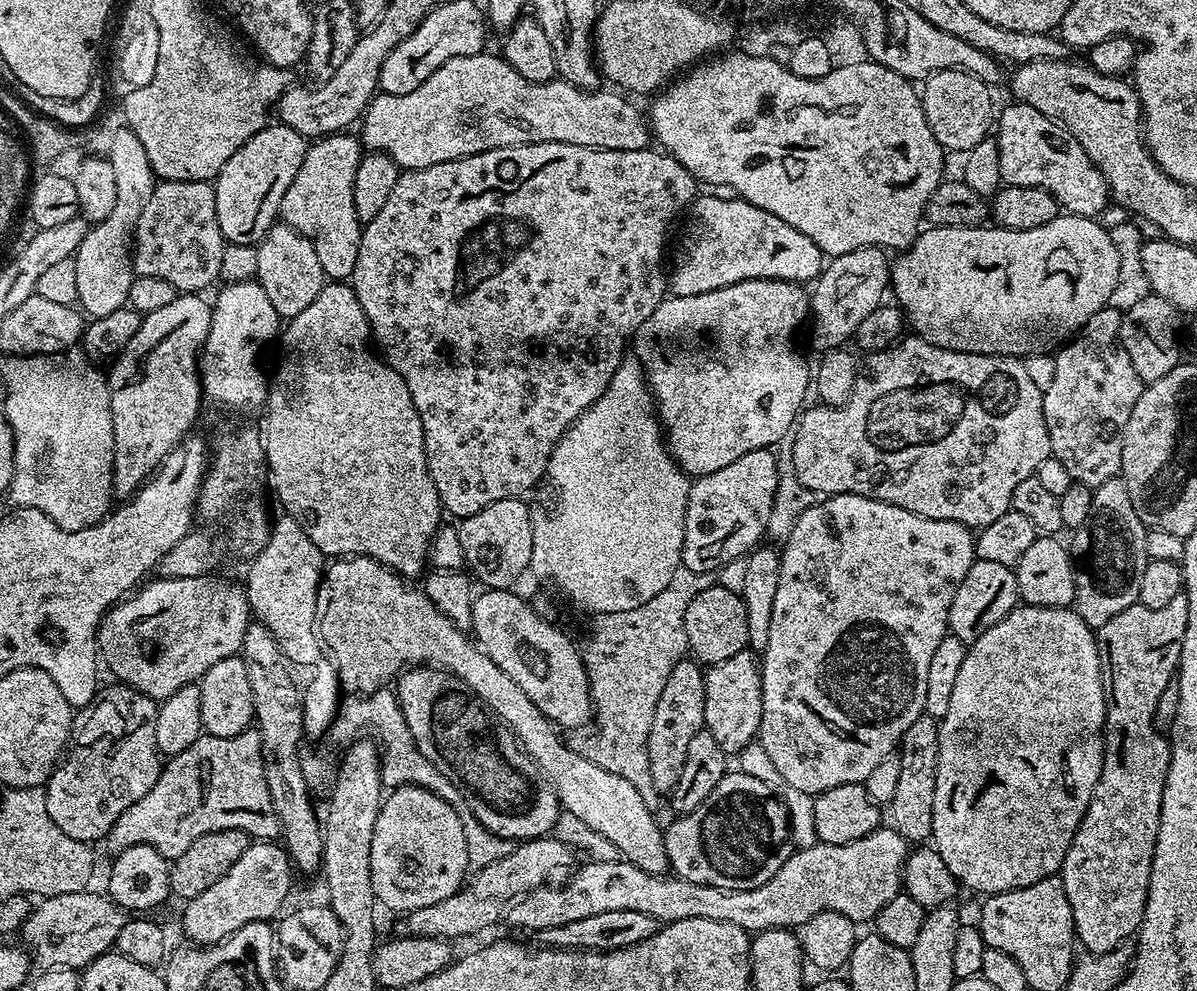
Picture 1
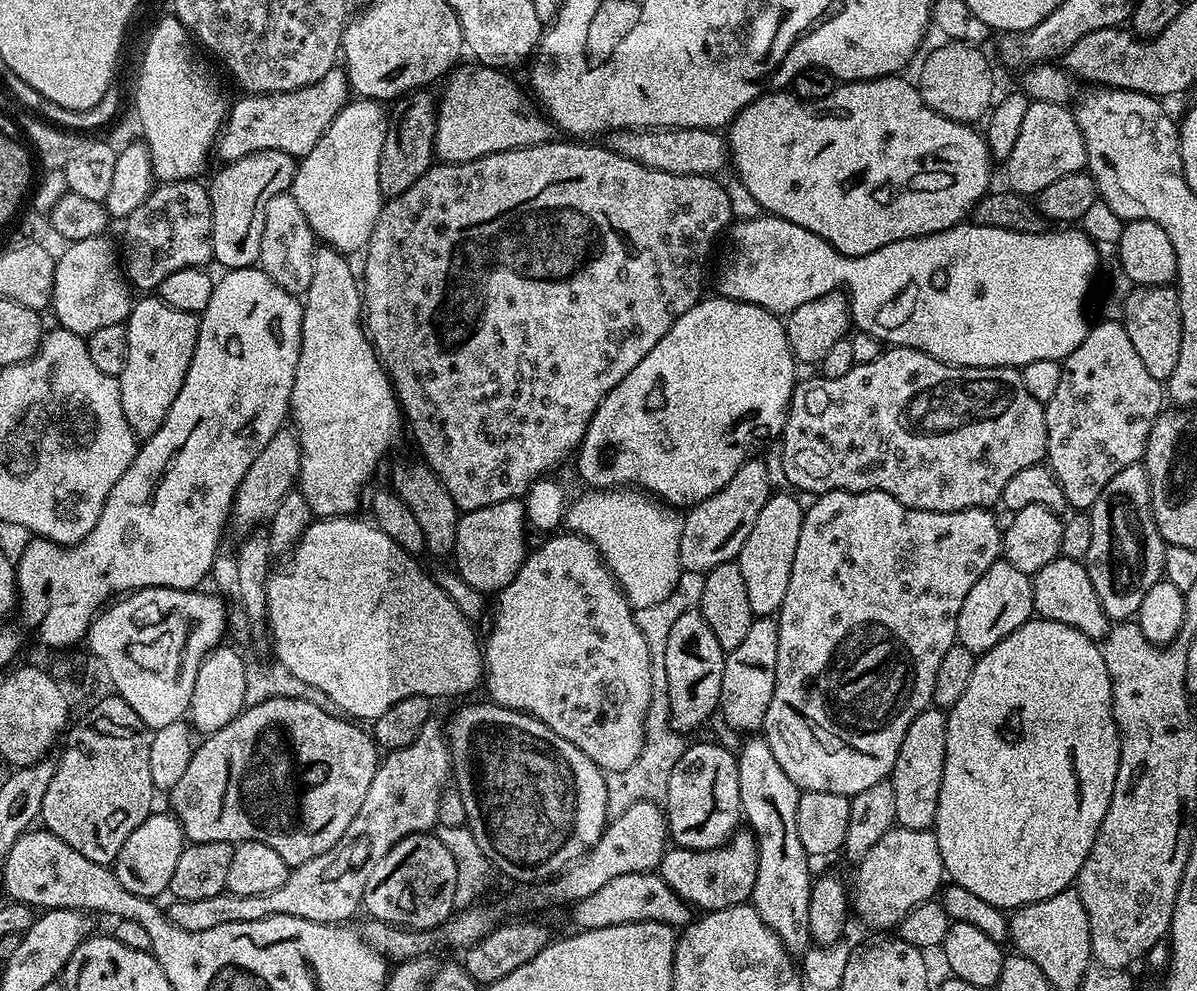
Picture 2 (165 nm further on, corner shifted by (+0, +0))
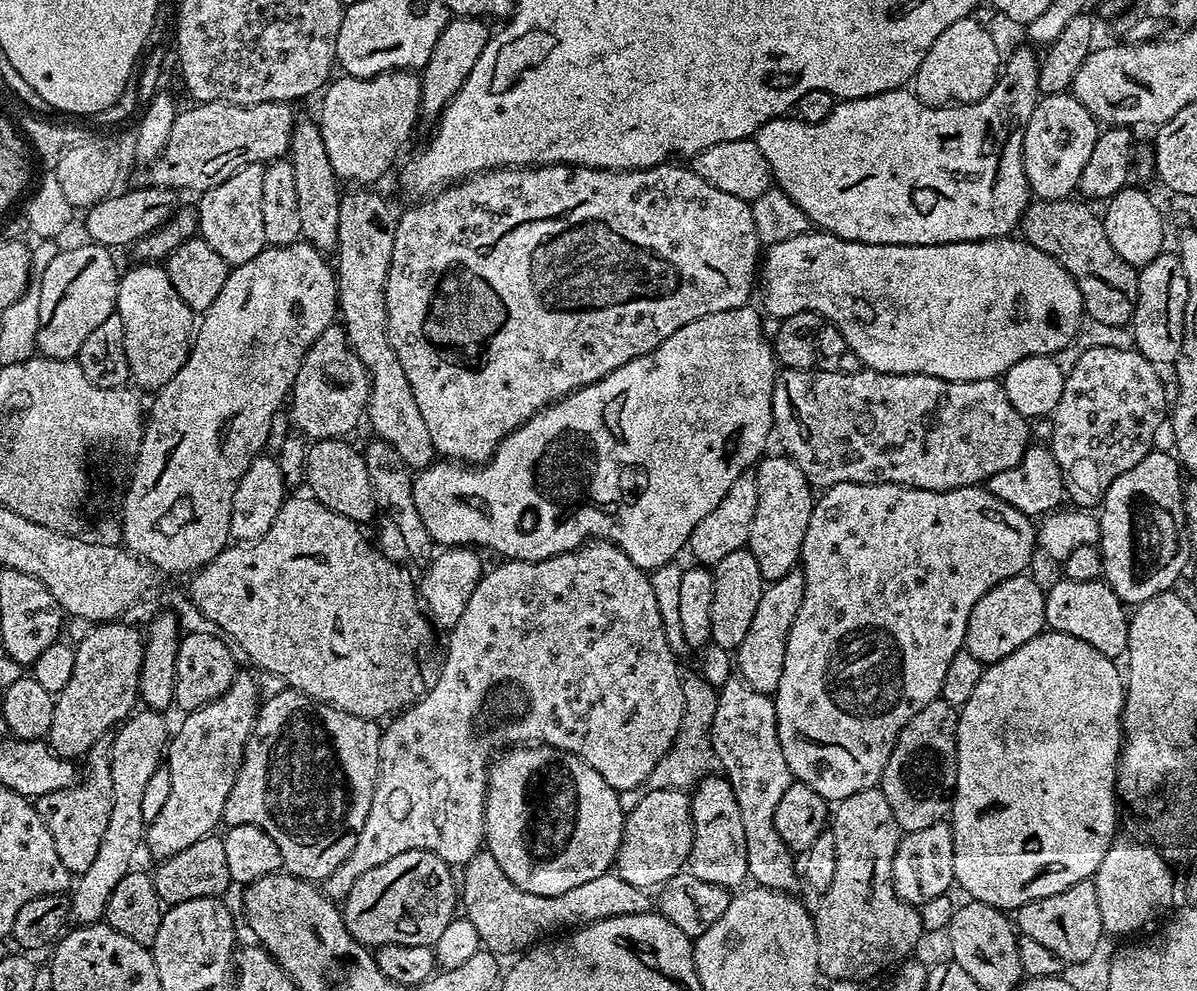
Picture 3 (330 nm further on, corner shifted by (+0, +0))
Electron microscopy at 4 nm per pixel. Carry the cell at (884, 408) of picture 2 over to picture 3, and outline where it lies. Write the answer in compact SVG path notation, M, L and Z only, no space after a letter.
M784 368L783 370L777 371L774 390L772 391L772 427L774 429L775 439L780 439L780 444L784 447L781 449L792 457L792 461L800 467L802 474L808 479L813 489L823 490L832 488L836 484L905 484L908 488L921 488L922 490L934 490L935 492L945 492L946 490L954 490L955 488L974 488L983 485L994 474L999 474L1002 470L1010 470L1010 466L1018 466L1018 462L1022 462L1022 454L1030 446L1030 440L1028 440L1029 421L1022 414L1018 414L1018 410L1014 410L1014 406L1010 406L1010 398L1006 398L1006 390L999 379L943 380L942 378L934 378L926 374L886 374L885 372L874 372L871 370L862 370L858 374L842 374L835 370L829 370L829 372L816 371L805 370L803 368Z

